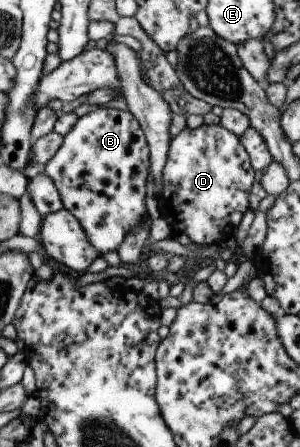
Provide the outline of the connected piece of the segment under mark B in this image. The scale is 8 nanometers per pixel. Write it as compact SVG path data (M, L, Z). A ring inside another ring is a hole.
M101 107L79 117L73 129L64 135L63 145L42 170L55 183L64 208L77 217L83 231L87 233L89 243L102 256L109 251L117 251L131 229L139 227L143 219L150 219L145 205L149 167L150 149L135 116L129 111Z

